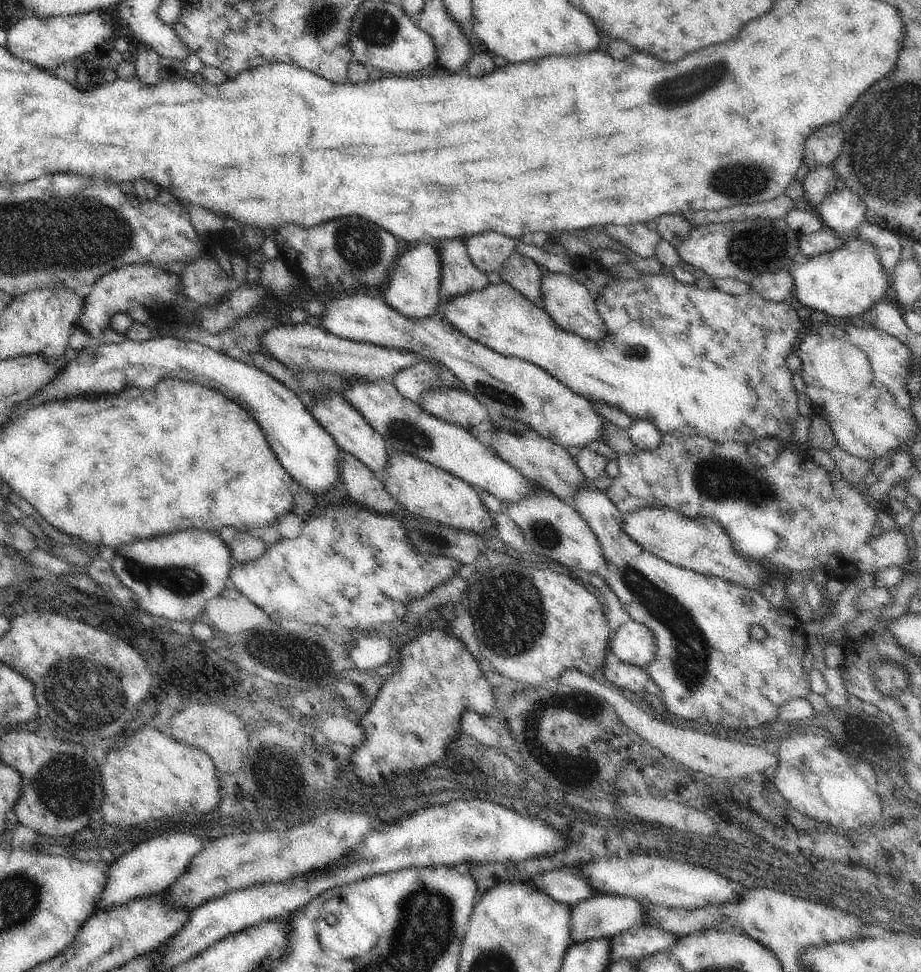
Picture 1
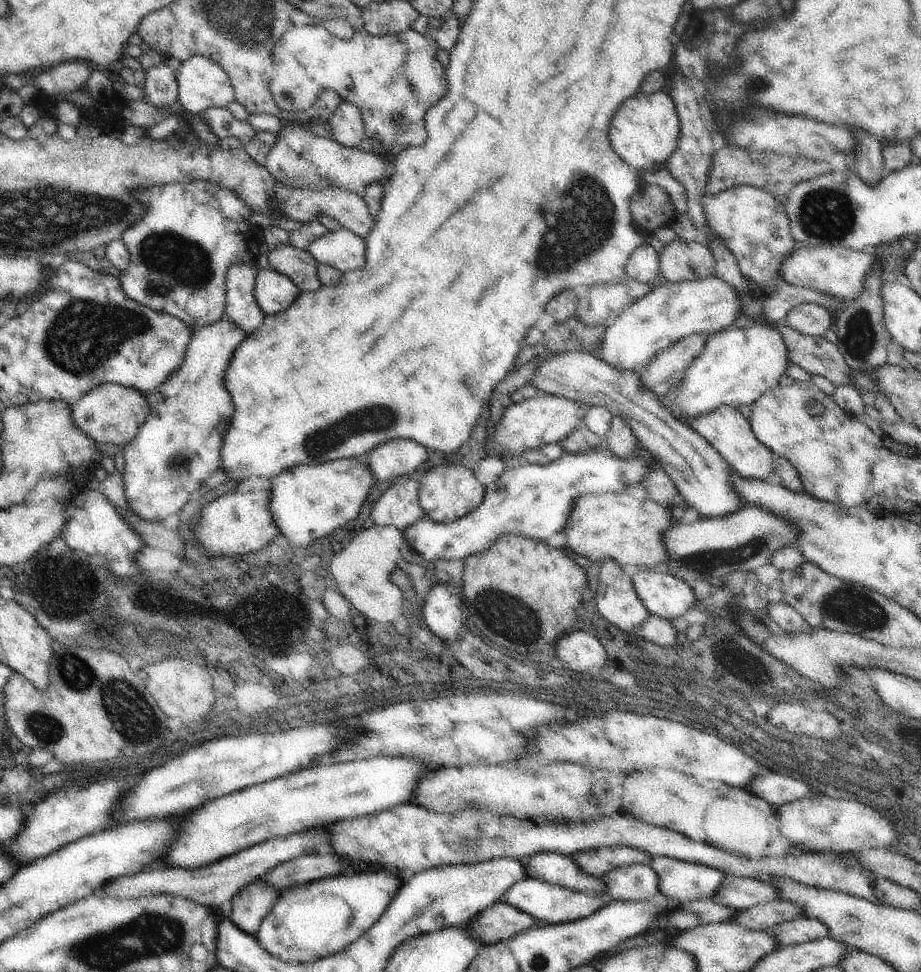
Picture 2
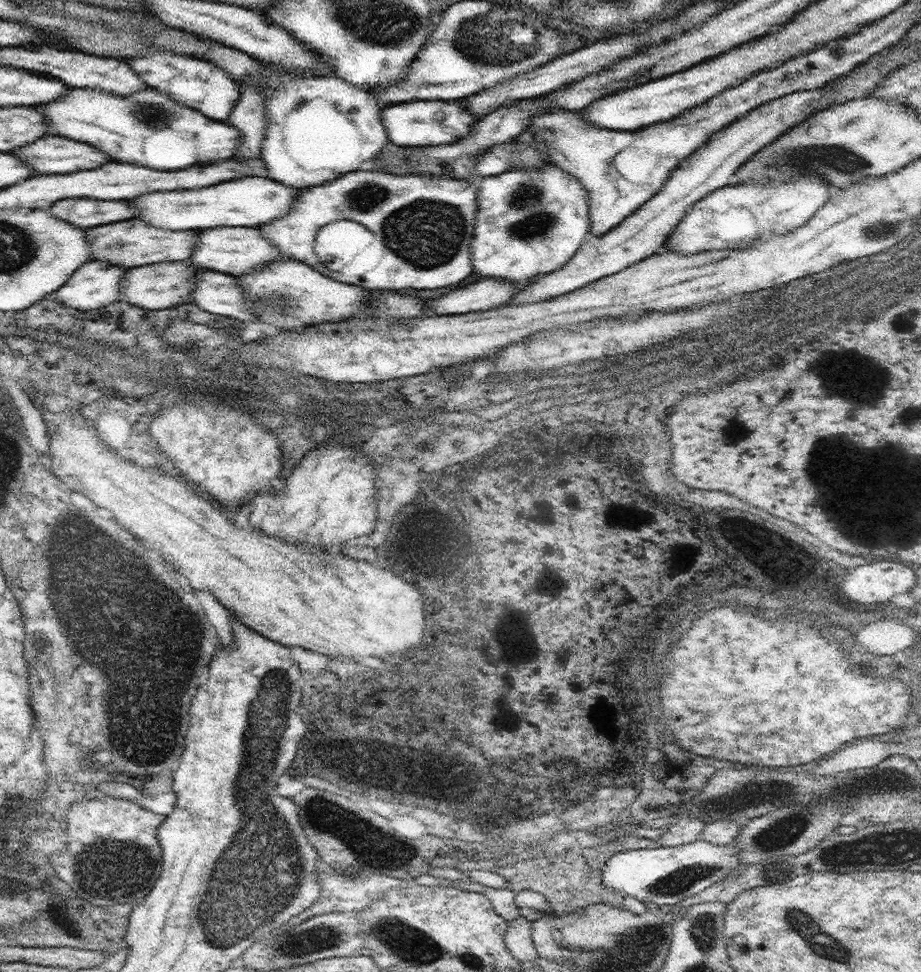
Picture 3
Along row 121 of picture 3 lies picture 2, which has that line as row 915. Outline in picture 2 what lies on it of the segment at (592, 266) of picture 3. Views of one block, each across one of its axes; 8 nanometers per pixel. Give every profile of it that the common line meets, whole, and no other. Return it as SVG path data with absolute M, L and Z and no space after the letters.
M774 899L740 910L726 922L734 922L738 926L755 931L764 931L798 917L802 917L802 906Z

